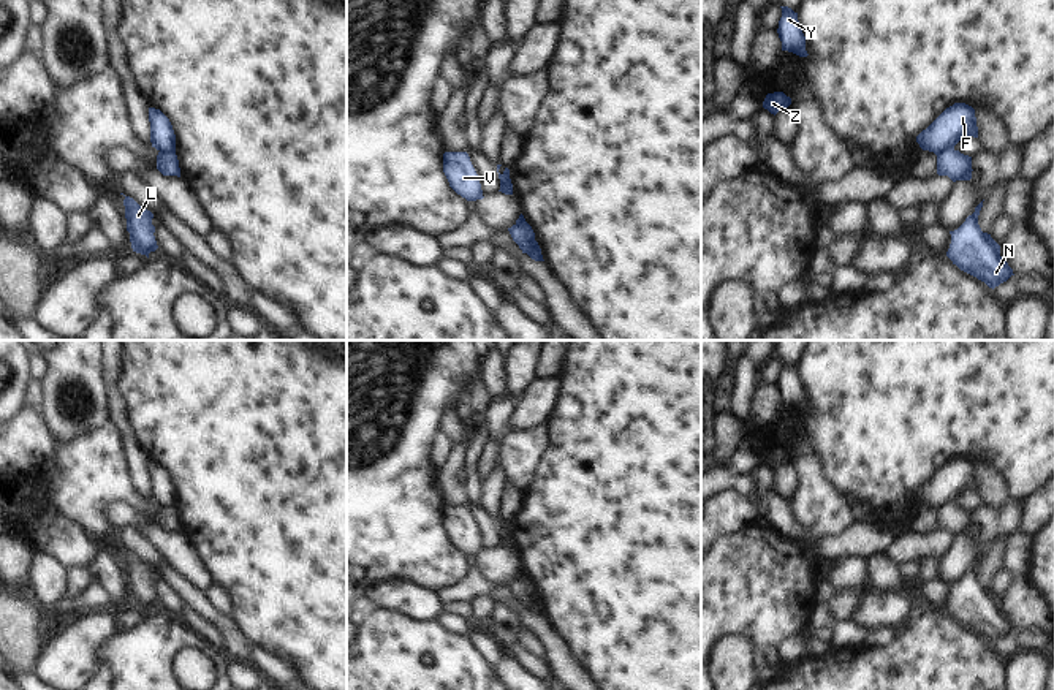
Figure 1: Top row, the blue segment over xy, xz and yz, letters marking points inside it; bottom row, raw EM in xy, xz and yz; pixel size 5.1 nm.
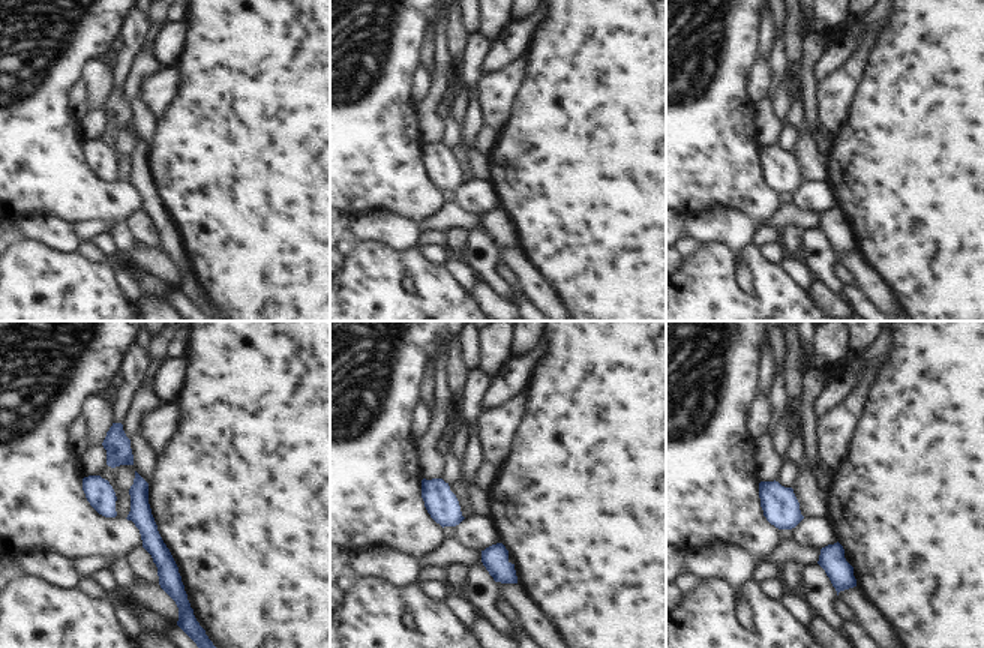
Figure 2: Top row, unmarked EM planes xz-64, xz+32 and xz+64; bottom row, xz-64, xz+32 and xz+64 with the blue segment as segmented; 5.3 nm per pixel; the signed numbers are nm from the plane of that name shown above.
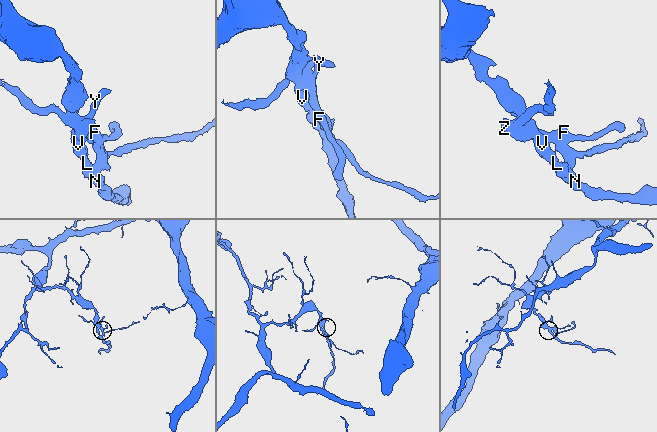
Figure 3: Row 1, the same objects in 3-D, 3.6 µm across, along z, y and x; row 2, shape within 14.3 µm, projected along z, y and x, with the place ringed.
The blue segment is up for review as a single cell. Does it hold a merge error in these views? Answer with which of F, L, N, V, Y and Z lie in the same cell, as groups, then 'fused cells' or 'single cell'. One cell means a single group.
F Y Z / L N V | fused cells

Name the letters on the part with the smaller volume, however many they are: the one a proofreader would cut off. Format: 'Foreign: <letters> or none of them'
Foreign: F, Y, Z

